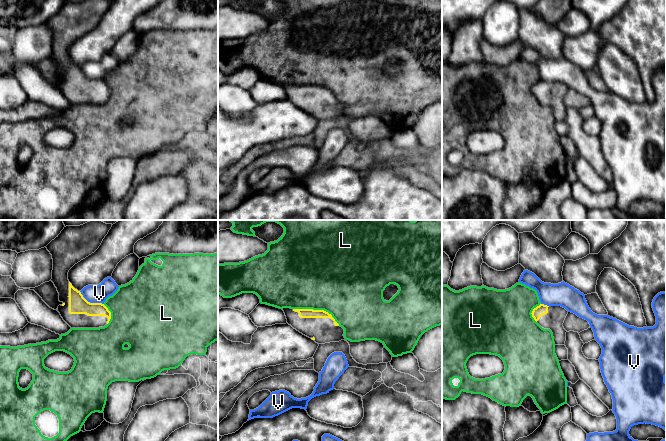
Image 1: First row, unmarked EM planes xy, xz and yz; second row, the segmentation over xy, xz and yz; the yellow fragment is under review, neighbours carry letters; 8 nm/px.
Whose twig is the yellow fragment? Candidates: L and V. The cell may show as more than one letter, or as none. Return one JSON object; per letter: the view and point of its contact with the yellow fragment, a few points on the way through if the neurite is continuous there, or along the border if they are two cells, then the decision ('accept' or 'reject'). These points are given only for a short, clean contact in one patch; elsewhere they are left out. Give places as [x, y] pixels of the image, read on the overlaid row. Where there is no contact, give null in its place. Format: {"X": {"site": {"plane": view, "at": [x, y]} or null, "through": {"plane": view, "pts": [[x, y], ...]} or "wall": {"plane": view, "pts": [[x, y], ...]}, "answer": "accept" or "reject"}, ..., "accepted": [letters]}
{"L": {"site": {"plane": "xz", "at": [317, 310]}, "answer": "reject"}, "V": {"site": {"plane": "xy", "at": [91, 303]}, "answer": "reject"}, "accepted": []}

